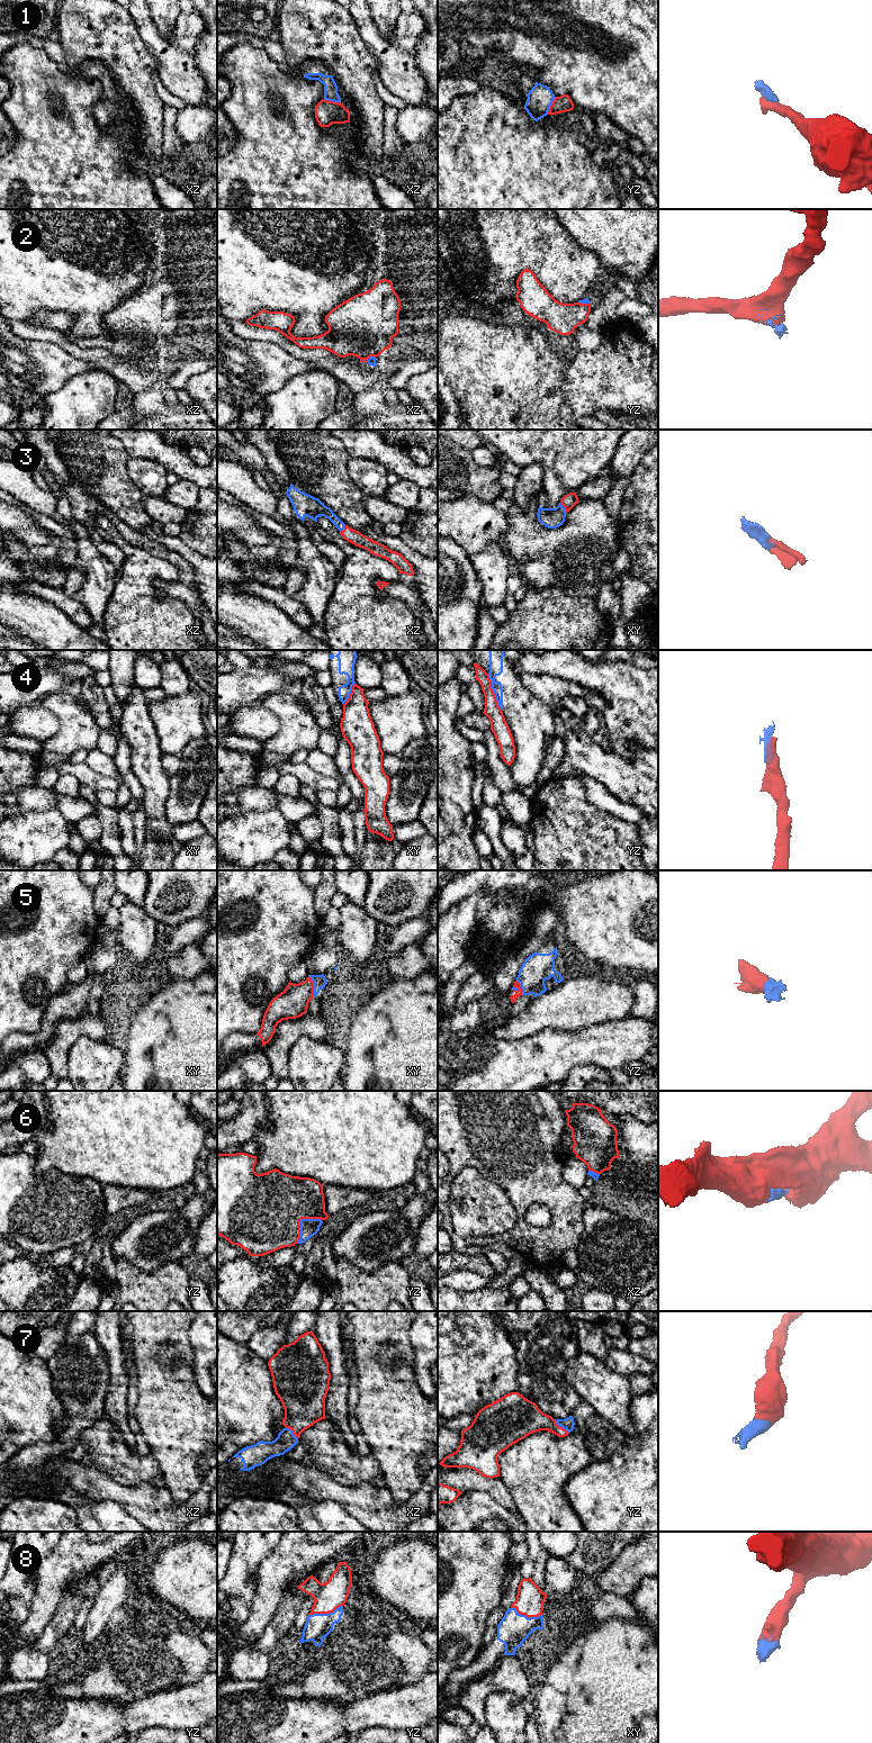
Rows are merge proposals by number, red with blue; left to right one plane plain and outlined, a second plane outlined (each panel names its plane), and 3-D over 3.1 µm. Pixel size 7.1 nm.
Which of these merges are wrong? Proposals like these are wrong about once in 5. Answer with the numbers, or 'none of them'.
1, 4

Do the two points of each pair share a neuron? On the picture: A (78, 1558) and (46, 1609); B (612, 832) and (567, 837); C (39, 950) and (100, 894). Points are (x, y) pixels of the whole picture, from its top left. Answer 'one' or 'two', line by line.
A: one
B: one
C: two

